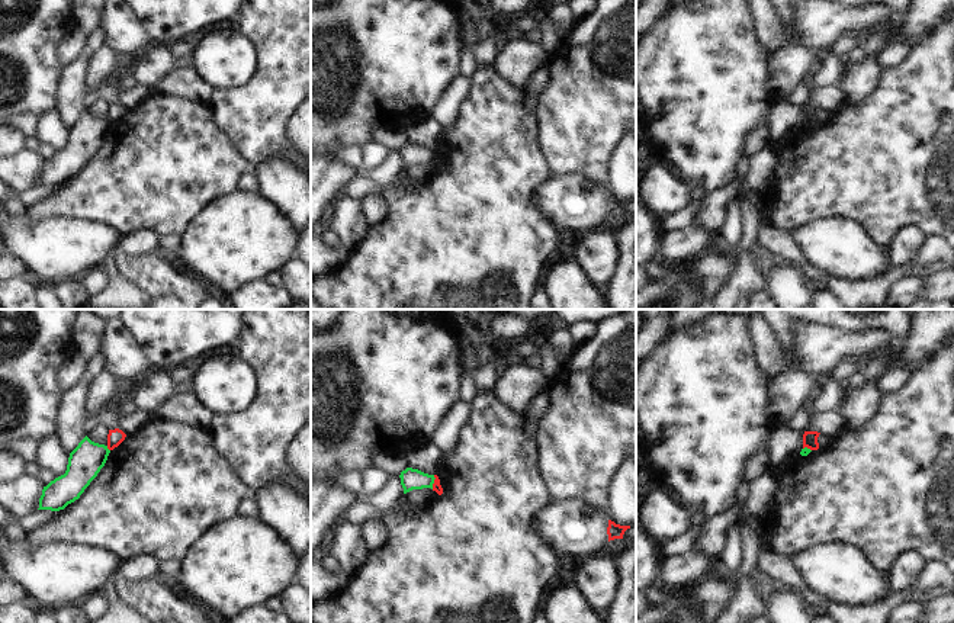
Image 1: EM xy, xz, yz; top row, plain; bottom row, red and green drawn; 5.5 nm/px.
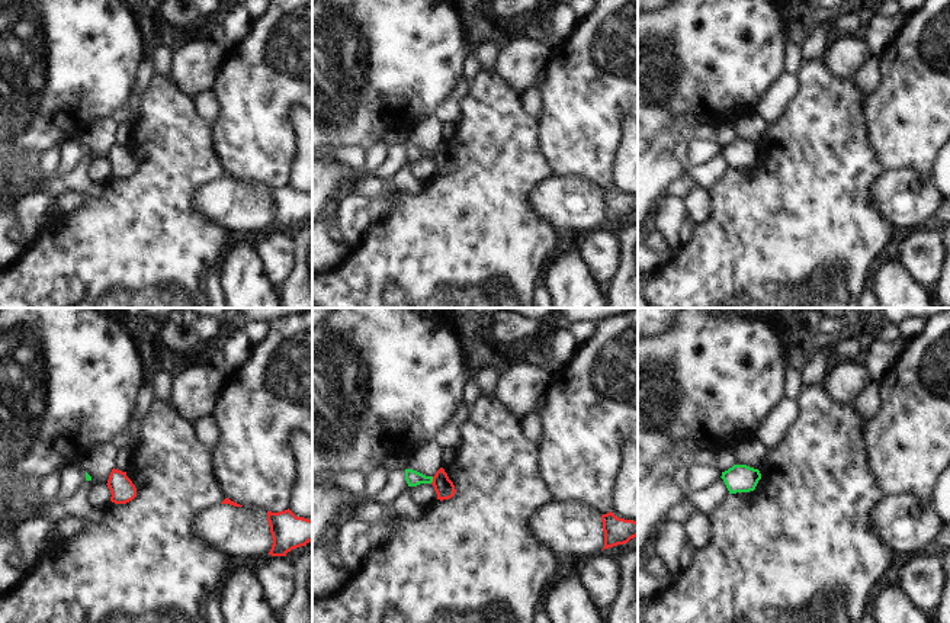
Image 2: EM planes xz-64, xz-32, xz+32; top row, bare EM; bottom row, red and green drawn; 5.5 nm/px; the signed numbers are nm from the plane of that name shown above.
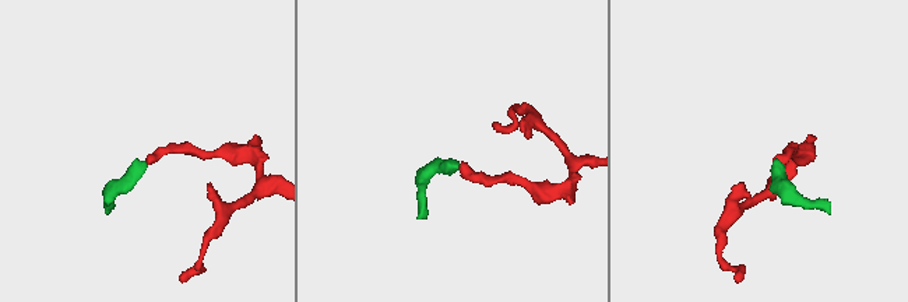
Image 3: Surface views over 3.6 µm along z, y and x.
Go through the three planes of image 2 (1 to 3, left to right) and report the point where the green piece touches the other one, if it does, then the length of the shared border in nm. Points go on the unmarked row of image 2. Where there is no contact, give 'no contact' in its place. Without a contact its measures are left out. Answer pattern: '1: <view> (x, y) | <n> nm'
1: no contact
2: xz-32 (433, 154) | 40 nm
3: no contact

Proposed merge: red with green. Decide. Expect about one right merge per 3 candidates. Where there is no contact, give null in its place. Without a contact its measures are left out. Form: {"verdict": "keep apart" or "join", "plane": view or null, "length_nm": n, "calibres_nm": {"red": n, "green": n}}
{"verdict": "keep apart", "plane": "xz", "length_nm": 80, "calibres_nm": {"red": 50, "green": 110}}

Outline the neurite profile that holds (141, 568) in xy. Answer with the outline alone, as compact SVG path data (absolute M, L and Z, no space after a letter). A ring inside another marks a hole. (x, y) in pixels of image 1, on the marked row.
M139 555L131 561L121 562L116 577L126 578L129 581L147 581L151 579L157 571L160 561L147 555Z

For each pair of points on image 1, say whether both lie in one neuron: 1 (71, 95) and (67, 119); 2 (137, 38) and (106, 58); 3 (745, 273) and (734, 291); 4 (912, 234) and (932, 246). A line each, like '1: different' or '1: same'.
1: same
2: different
3: same
4: different

